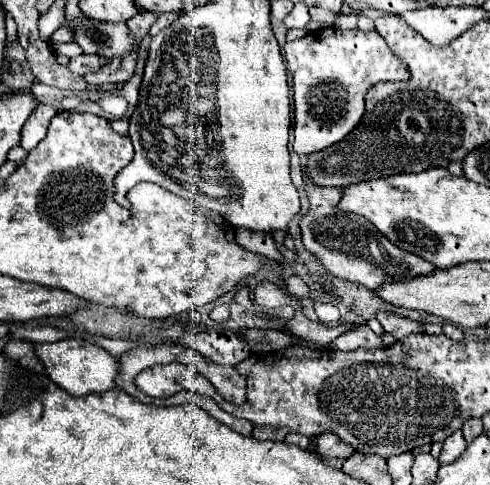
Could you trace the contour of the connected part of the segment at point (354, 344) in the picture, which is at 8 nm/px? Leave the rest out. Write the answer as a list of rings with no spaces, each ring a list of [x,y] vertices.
[[[358,324],[354,330],[346,332],[344,336],[332,342],[332,348],[338,350],[358,350],[358,348],[382,348],[382,338],[376,336],[368,324]]]

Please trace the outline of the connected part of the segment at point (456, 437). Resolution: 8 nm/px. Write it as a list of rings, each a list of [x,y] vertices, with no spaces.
[[[458,430],[458,432],[454,432],[452,436],[448,436],[444,440],[444,448],[442,448],[440,456],[438,456],[438,462],[440,464],[452,464],[464,450],[466,450],[466,440],[464,440],[462,432]]]

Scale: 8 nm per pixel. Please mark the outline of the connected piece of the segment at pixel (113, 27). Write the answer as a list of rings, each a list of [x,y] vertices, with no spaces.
[[[82,16],[80,20],[74,20],[72,30],[74,30],[74,42],[80,44],[86,54],[100,54],[108,60],[124,56],[136,46],[134,38],[128,34],[126,24],[122,22],[106,24]]]

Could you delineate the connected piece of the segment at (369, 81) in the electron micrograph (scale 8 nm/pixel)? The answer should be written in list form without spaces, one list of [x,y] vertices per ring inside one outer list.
[[[322,28],[320,32],[306,34],[304,38],[292,40],[284,44],[284,56],[288,60],[290,74],[294,78],[294,152],[296,154],[312,154],[324,150],[336,142],[340,142],[352,128],[360,122],[364,114],[364,94],[376,82],[404,82],[408,80],[406,66],[390,52],[384,38],[372,30],[362,32],[354,30],[338,30],[338,28]]]

